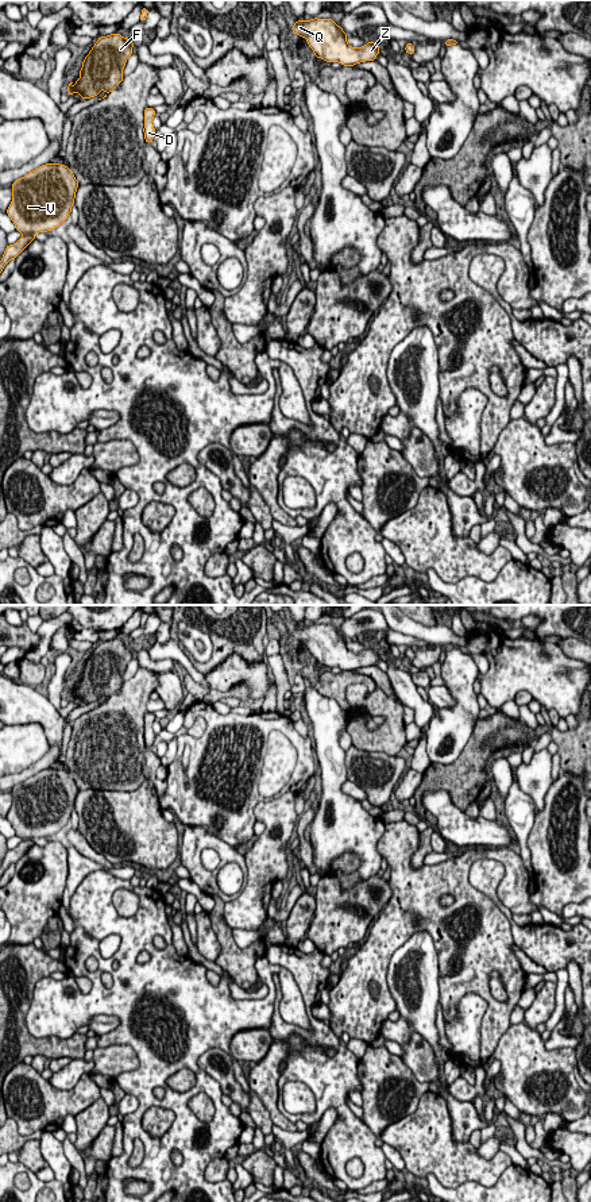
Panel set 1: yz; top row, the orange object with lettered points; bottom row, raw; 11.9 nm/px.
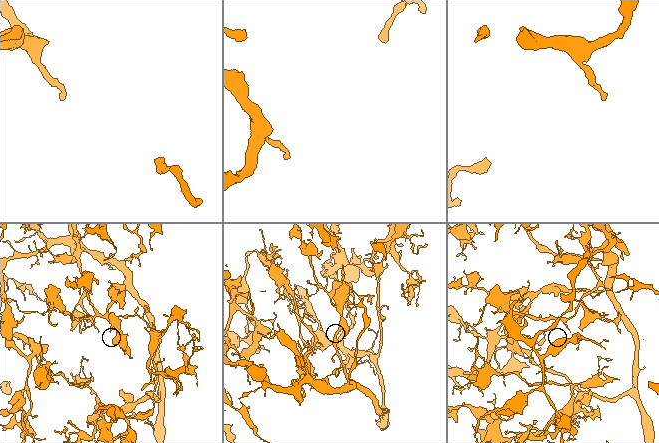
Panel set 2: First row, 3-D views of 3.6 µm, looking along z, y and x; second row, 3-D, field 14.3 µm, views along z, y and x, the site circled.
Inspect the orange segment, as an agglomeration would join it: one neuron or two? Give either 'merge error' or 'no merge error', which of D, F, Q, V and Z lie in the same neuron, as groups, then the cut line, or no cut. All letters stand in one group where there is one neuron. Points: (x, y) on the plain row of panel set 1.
no merge error; groups D F Q V Z; cut none

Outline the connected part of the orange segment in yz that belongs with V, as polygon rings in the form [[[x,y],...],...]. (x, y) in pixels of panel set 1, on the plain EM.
[[[59,768],[42,770],[13,786],[7,818],[23,841],[7,851],[0,866],[0,878],[36,844],[35,839],[51,836],[66,827],[78,791],[72,774]]]

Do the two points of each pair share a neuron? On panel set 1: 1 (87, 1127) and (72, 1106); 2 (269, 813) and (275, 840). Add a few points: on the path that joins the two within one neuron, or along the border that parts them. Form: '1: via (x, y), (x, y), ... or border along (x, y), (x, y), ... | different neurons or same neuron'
1: border along (100, 1095), (74, 1117) | different neurons
2: via (273, 820), (273, 833) | same neuron

